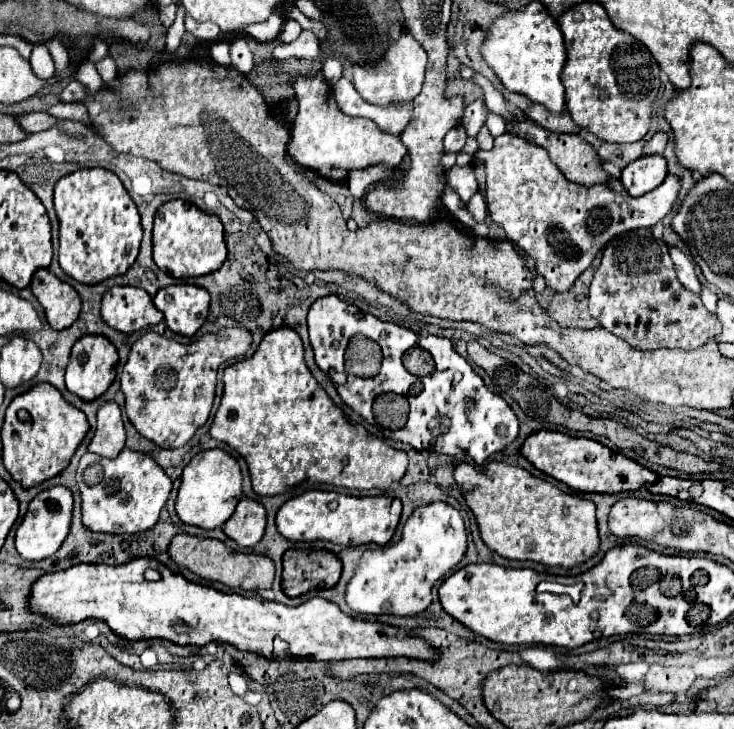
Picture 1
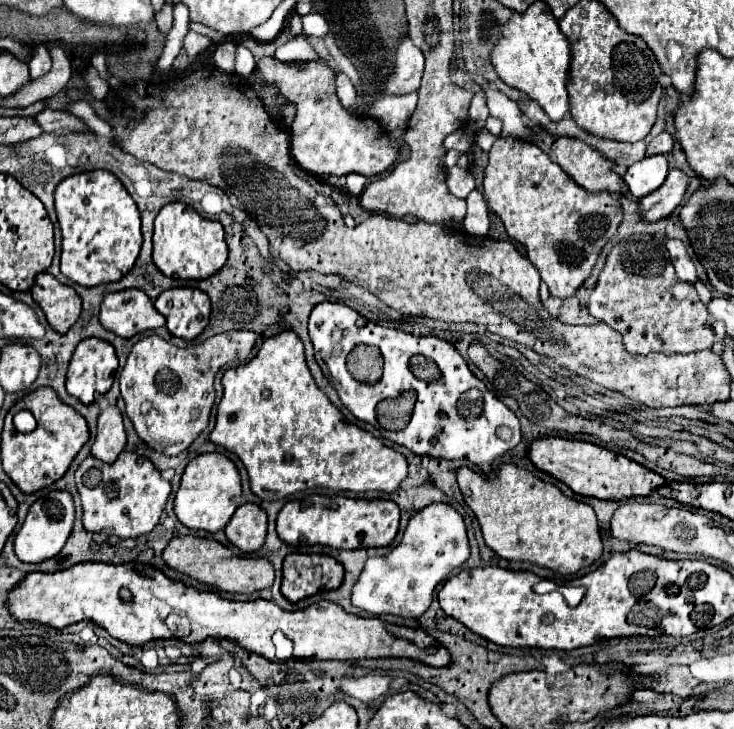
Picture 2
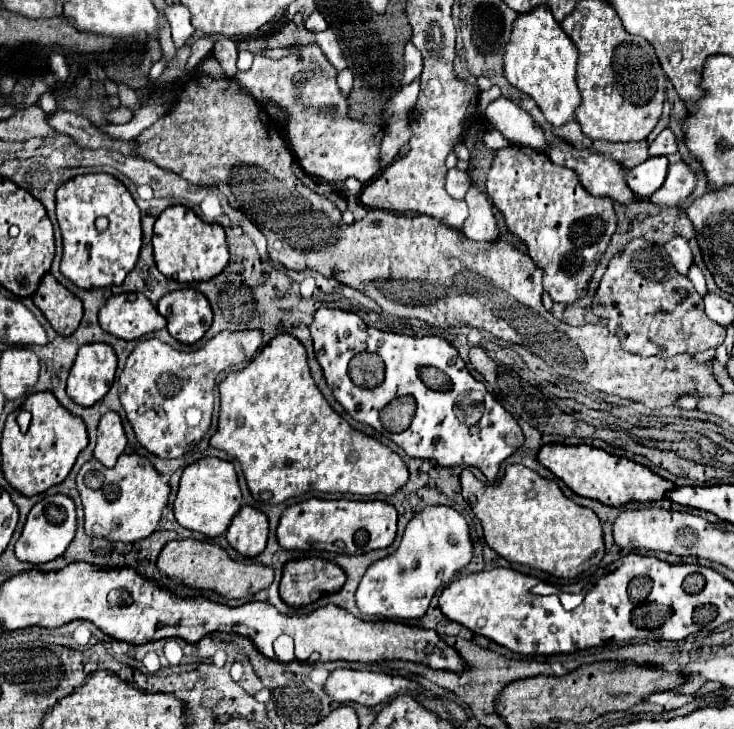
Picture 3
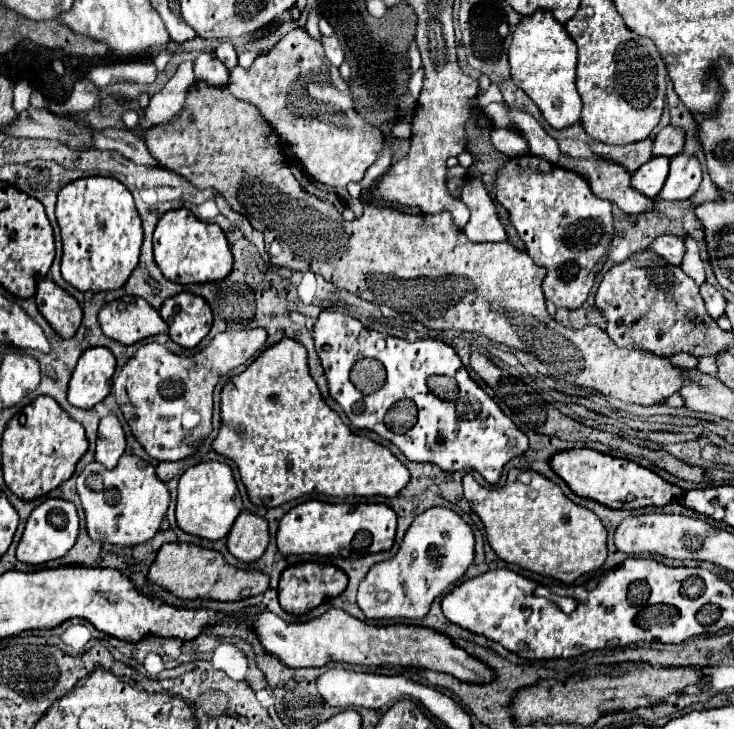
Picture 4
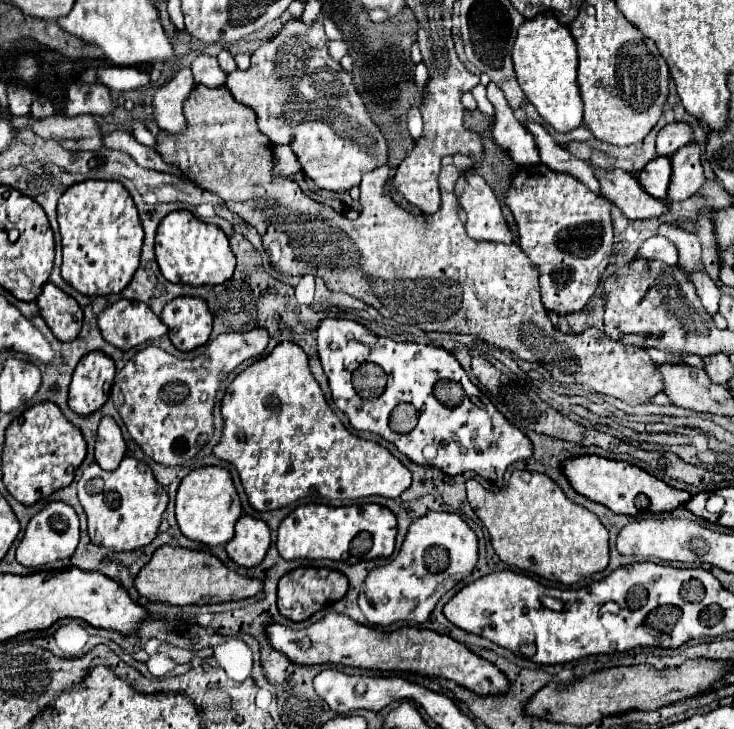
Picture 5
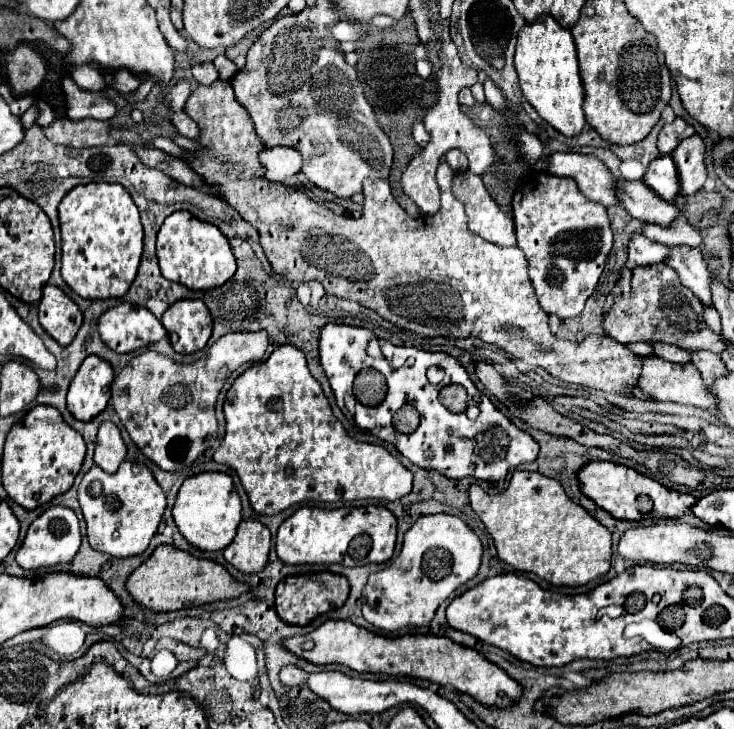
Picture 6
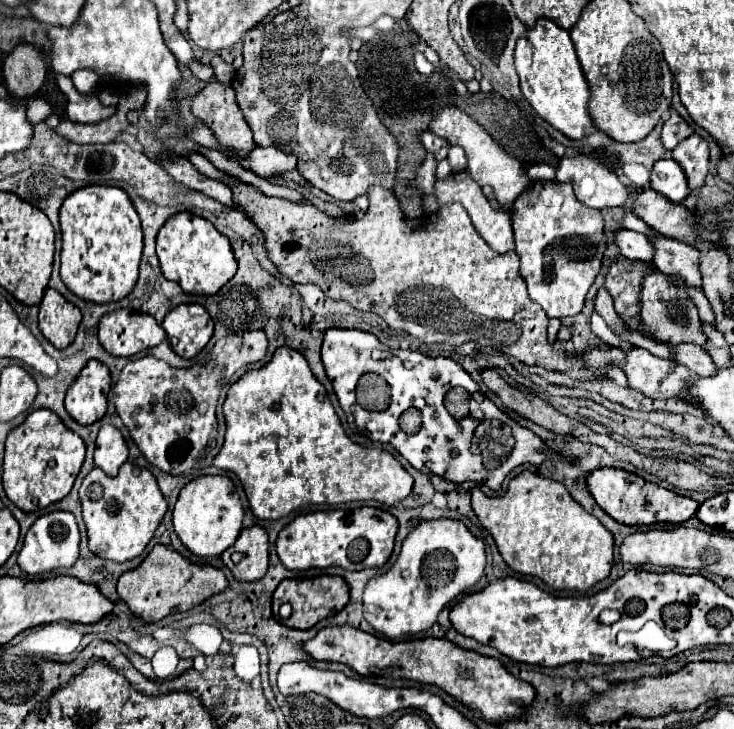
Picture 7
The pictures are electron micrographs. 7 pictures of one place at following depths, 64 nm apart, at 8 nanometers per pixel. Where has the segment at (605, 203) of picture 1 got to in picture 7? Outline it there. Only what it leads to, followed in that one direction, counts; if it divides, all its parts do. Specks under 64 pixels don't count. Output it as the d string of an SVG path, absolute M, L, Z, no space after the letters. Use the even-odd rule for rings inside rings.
M692 134L684 138L674 150L672 158L682 166L688 188L700 188L704 186L704 180L708 176L708 144L698 134ZM532 180L530 188L512 204L512 226L516 252L522 262L520 272L528 284L530 298L544 308L548 318L580 314L586 294L600 272L608 244L602 212L582 204L574 196L572 184Z

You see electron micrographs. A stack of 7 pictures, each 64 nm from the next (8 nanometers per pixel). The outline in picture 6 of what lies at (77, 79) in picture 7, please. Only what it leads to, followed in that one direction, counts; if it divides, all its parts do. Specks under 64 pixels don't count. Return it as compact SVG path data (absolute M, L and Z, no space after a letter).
M84 64L84 68L76 68L76 70L72 72L72 80L74 80L80 88L90 90L90 92L98 92L98 90L106 88L102 72L100 72L98 68L94 68L94 66L88 66L88 64Z

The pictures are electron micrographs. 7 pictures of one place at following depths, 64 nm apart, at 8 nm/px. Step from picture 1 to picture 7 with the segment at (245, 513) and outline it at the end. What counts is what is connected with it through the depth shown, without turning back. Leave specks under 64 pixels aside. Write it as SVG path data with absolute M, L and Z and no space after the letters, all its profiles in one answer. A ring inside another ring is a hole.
M262 526L242 528L236 544L224 550L222 560L238 580L262 578L268 568L268 532ZM232 552L240 552L244 558L236 564L230 560Z

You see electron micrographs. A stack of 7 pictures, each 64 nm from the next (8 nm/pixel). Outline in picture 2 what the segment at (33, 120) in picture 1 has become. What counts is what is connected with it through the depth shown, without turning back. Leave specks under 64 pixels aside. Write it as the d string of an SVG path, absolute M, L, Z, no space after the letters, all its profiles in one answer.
M50 108L38 112L38 114L34 116L34 120L42 126L44 132L54 132L56 128L64 128L64 126L68 126L68 128L78 128L78 130L84 128L84 122L82 122L82 120L70 116L68 112L50 110Z

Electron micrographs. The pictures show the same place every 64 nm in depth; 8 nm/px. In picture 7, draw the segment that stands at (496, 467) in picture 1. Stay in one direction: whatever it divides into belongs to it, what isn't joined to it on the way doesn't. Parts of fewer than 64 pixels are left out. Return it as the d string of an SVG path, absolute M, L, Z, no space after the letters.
M524 470L510 480L504 496L488 498L476 486L472 508L514 572L538 576L556 590L588 590L610 574L614 548L610 530L588 514L560 482Z

